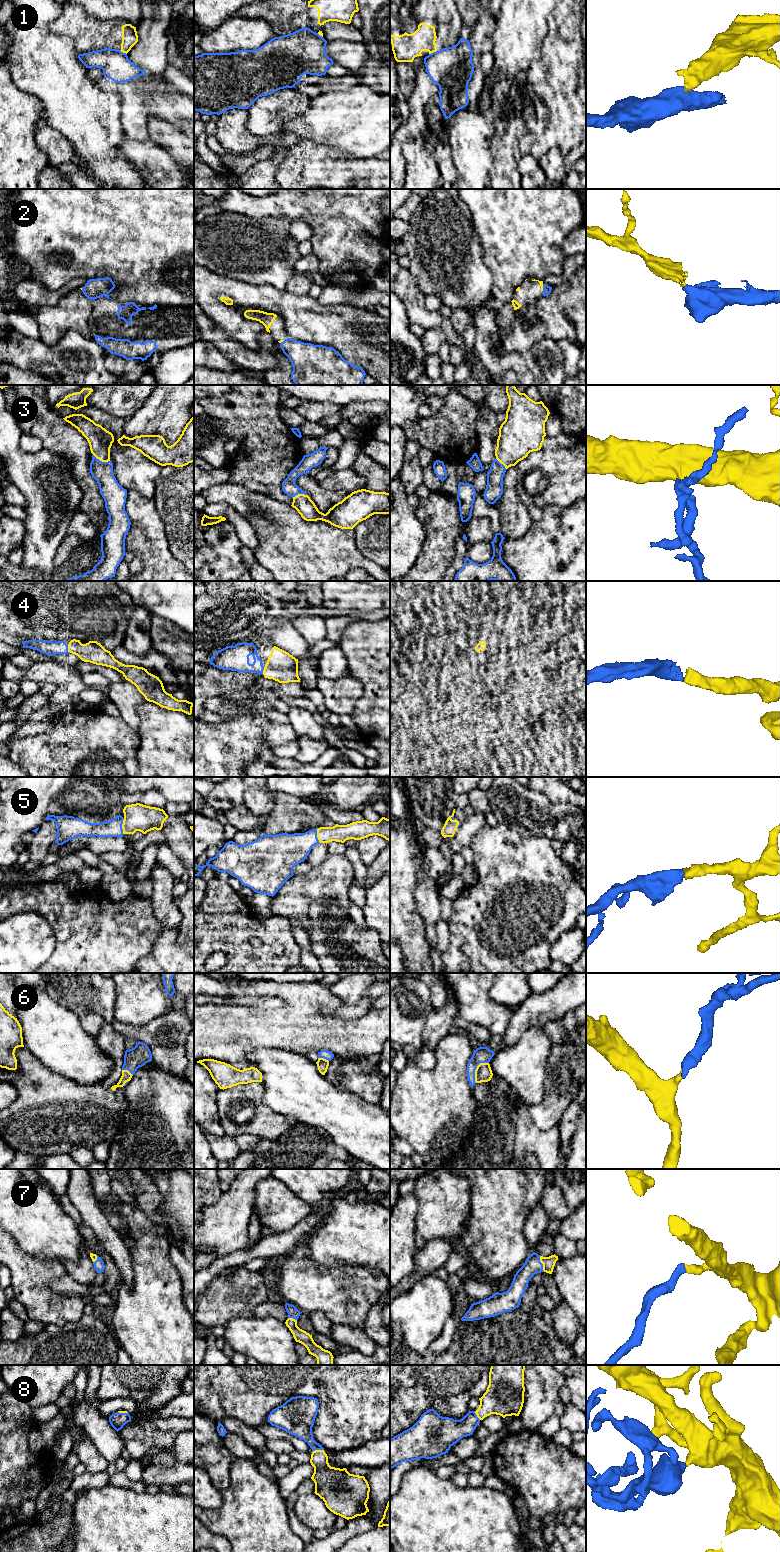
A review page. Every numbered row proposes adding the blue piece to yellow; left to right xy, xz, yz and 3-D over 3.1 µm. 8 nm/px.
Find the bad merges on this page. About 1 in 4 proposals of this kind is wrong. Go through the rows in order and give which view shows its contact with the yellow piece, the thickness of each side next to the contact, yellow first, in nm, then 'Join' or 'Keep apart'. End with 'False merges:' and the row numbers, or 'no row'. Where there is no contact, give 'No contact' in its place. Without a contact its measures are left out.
1: Touches yellow in yz. Thickness 220 nm (yellow) against 340 nm. Keep apart
2: Touches yellow in yz. Thickness 30 nm (yellow) against 70 nm. Join
3: Touches yellow in xy. Thickness 200 nm (yellow) against 170 nm. Join
4: Touches yellow in xy. Thickness 170 nm (yellow) against 110 nm. Join
5: Touches yellow in xy. Thickness 220 nm (yellow) against 140 nm. Join
6: Touches yellow in yz. Thickness 140 nm (yellow) against 130 nm. Join
7: Touches yellow in yz. Thickness 100 nm (yellow) against 140 nm. Join
8: Touches yellow in xz. Thickness 220 nm (yellow) against 190 nm. Join
False merges: 1

